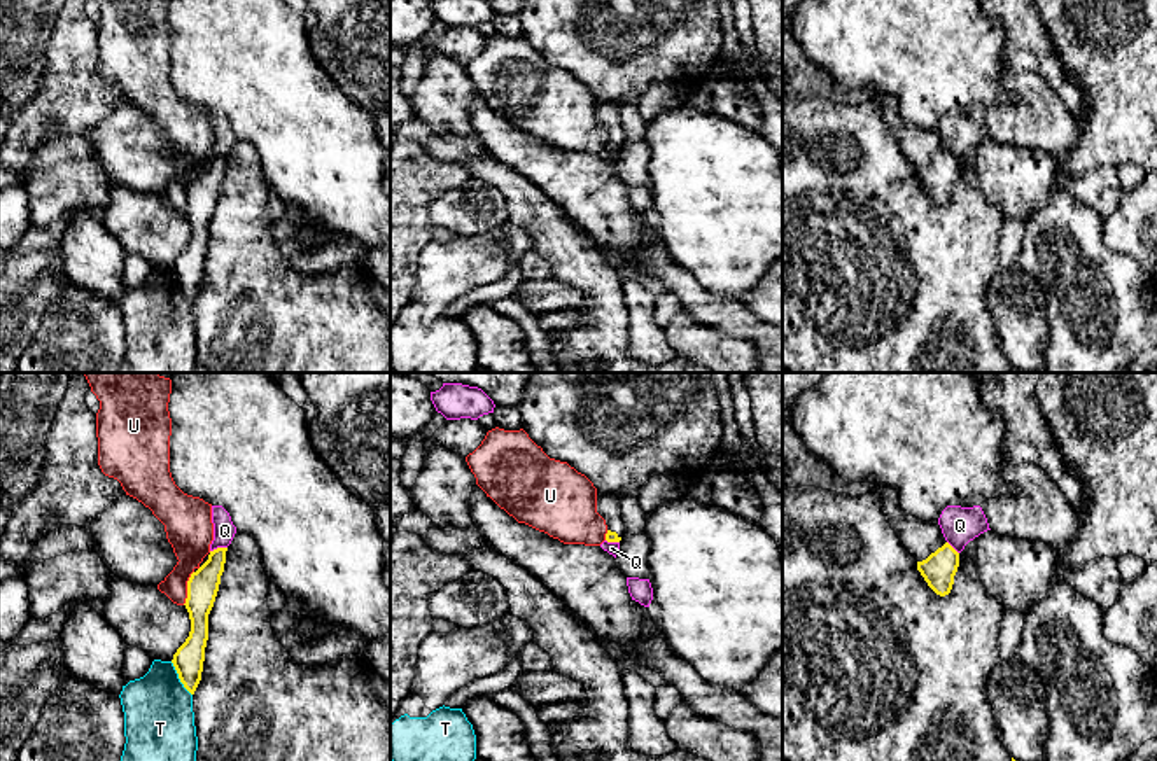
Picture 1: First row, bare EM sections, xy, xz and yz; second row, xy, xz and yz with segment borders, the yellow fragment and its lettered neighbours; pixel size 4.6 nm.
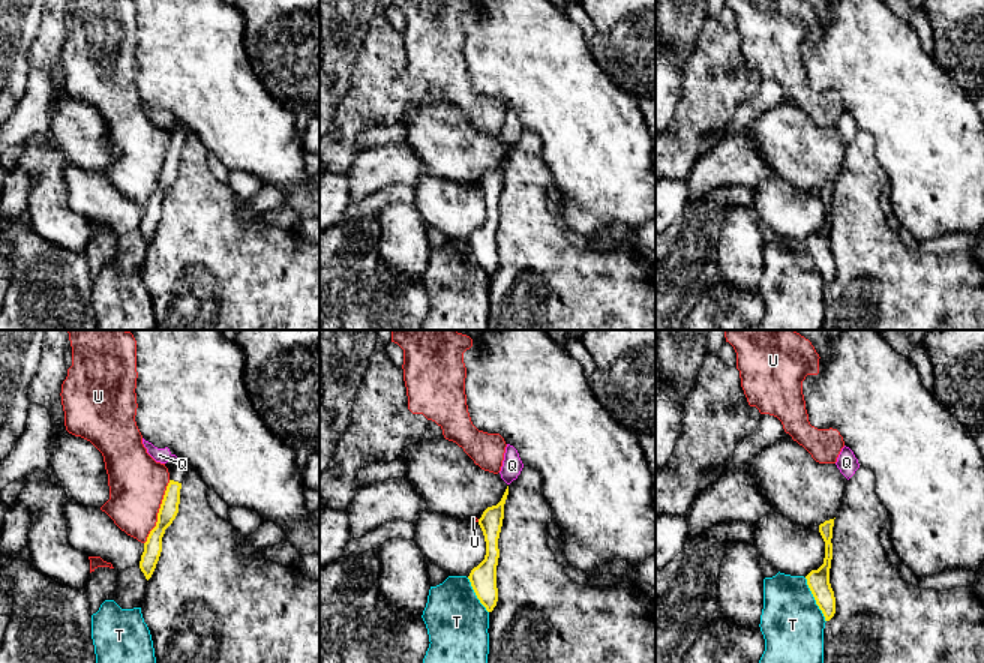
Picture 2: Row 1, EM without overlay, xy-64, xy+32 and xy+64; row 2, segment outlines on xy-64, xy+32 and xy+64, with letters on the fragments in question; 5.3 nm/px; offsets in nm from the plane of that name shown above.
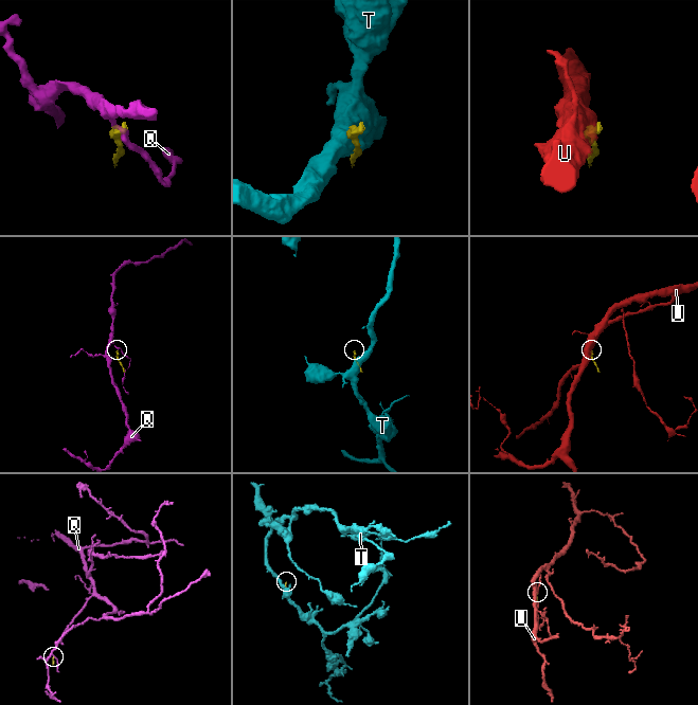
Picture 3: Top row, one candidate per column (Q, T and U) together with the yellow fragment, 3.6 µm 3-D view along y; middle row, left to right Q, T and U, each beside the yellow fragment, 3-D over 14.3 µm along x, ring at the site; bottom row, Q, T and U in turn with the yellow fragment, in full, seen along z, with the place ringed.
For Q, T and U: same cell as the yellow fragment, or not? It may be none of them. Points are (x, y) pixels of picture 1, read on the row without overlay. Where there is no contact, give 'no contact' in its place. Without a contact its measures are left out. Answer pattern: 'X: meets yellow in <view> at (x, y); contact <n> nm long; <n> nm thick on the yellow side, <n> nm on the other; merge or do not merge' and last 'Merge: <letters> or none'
Q: meets yellow in xy at (217, 156); contact 80 nm long; 140 nm thick on the yellow side, 100 nm on the other; do not merge
T: meets yellow in xy at (179, 286); contact 190 nm long; 140 nm thick on the yellow side, 320 nm on the other; do not merge
U: meets yellow in xy at (188, 196); contact 170 nm long; 140 nm thick on the yellow side, 200 nm on the other; do not merge
Merge: none

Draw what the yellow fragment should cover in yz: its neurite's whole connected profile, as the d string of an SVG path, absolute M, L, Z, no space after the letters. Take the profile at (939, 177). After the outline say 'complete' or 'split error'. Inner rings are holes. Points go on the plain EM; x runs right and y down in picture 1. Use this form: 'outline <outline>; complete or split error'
outline M782 24L782 100L816 94L837 101L866 103L873 94L880 101L886 129L905 157L917 168L917 178L940 205L950 201L959 175L959 161L945 149L938 129L922 129L907 122L893 96L870 91L845 91L833 75L812 61L788 24Z; split error

